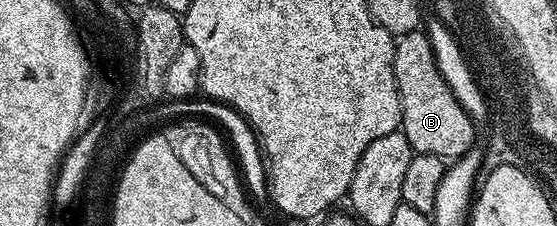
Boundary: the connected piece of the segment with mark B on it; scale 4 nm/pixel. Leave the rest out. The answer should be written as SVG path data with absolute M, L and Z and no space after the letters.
M425 30L397 36L394 44L394 76L402 110L400 129L408 137L412 150L419 155L435 155L447 161L470 154L470 147L475 141L475 120L453 95L448 81L444 81Z

